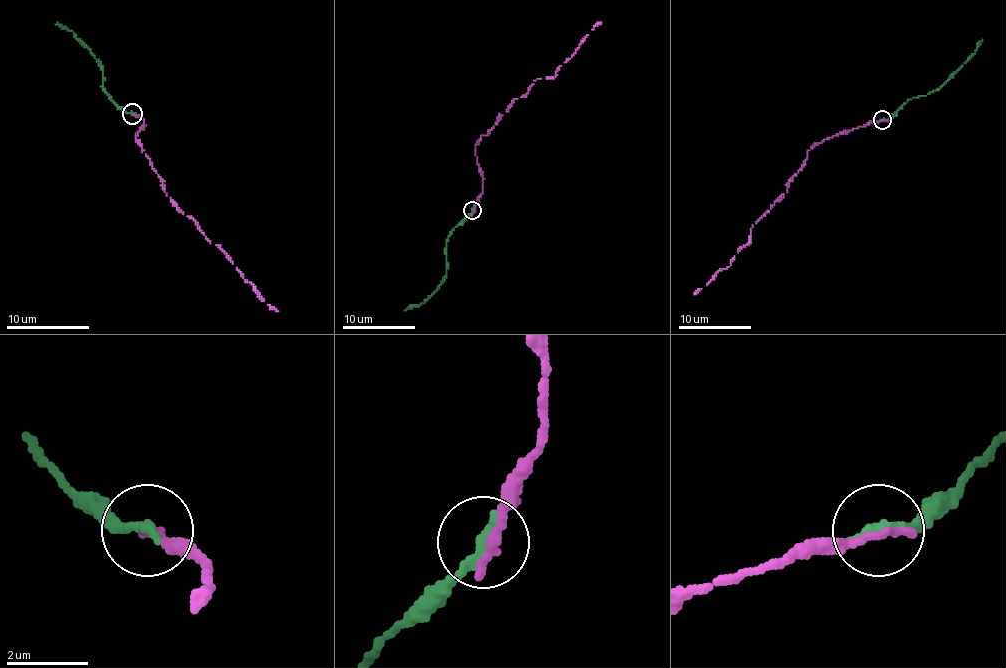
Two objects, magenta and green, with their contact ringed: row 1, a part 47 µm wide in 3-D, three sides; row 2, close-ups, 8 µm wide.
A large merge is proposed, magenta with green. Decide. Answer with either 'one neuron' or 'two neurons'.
one neuron

